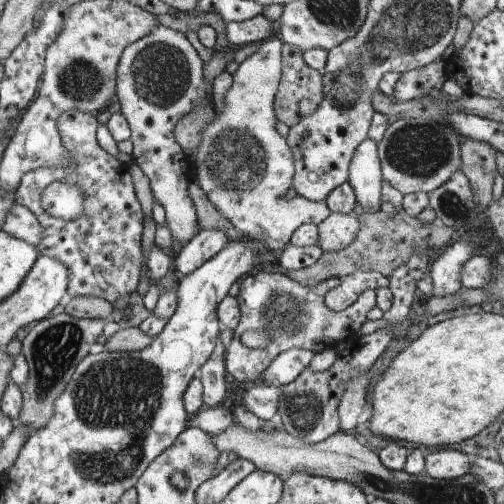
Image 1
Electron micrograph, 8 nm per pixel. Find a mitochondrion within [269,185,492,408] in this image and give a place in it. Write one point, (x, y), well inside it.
(455, 209)

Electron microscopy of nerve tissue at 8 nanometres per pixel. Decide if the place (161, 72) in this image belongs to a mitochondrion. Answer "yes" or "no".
yes

